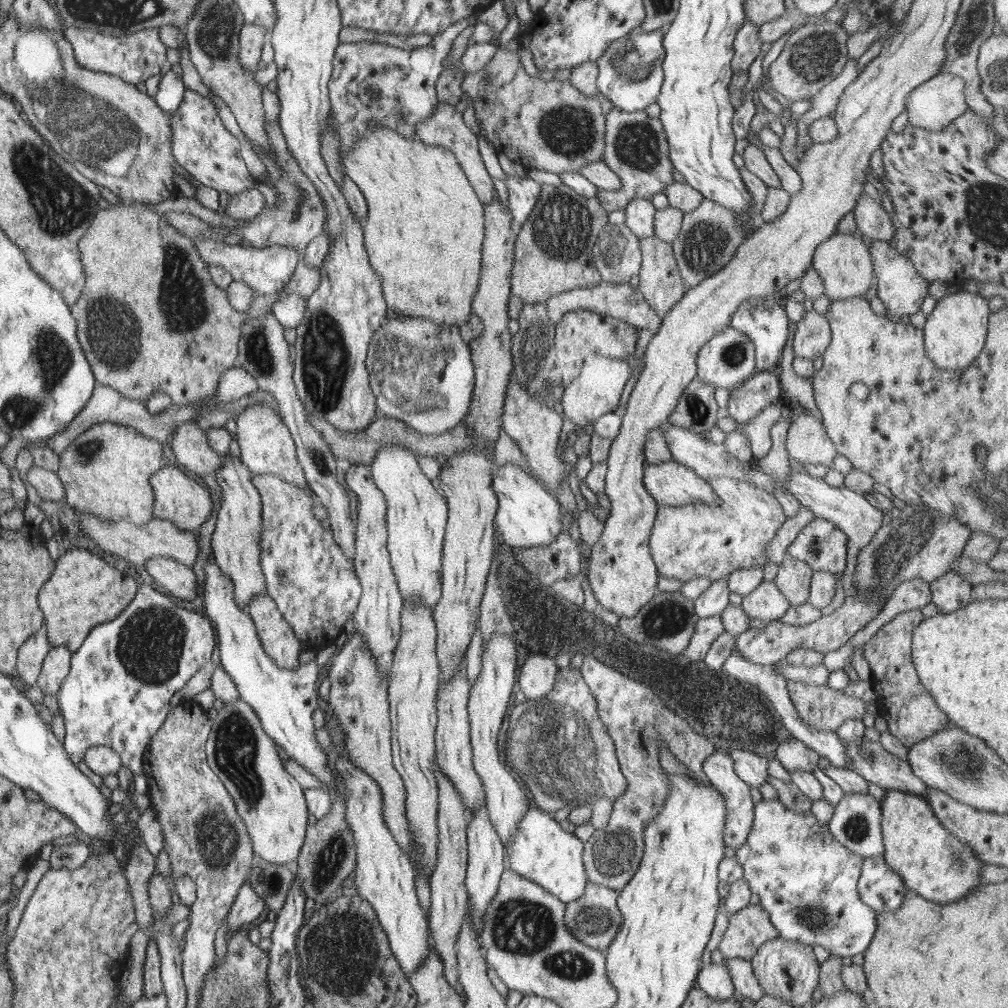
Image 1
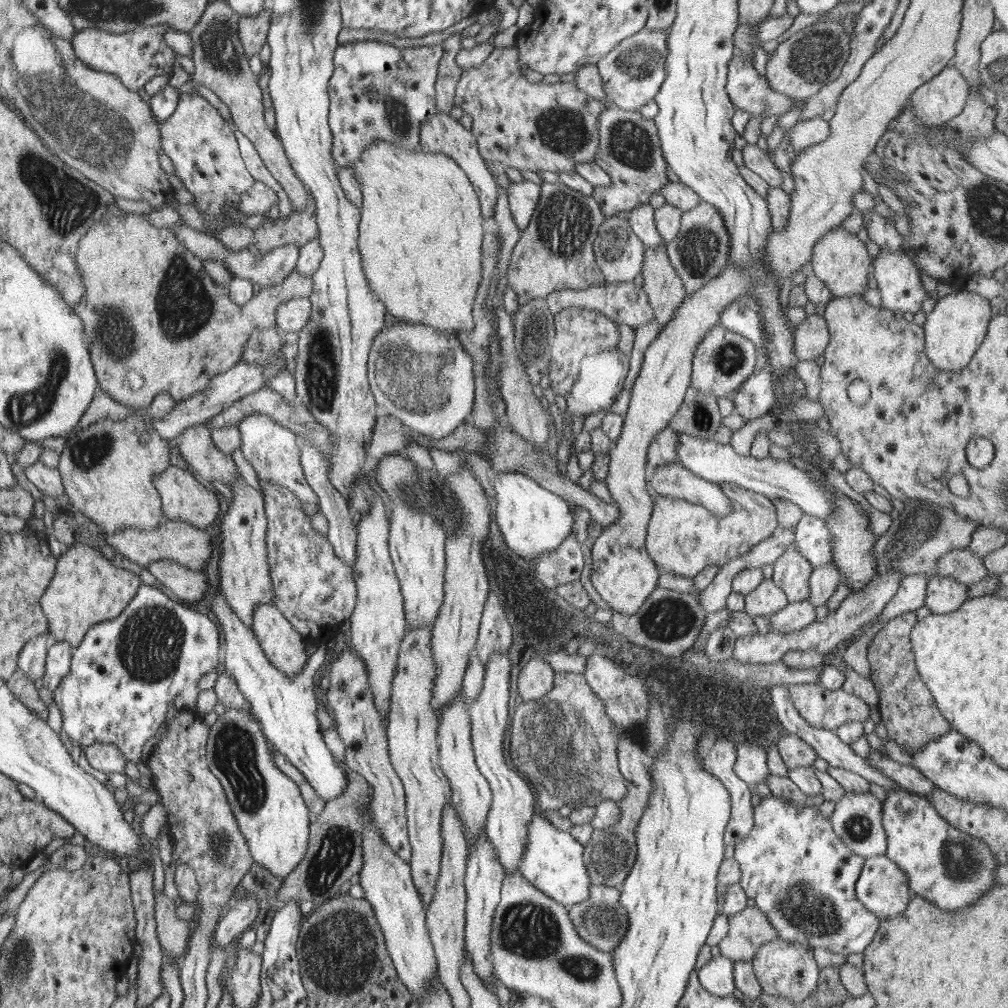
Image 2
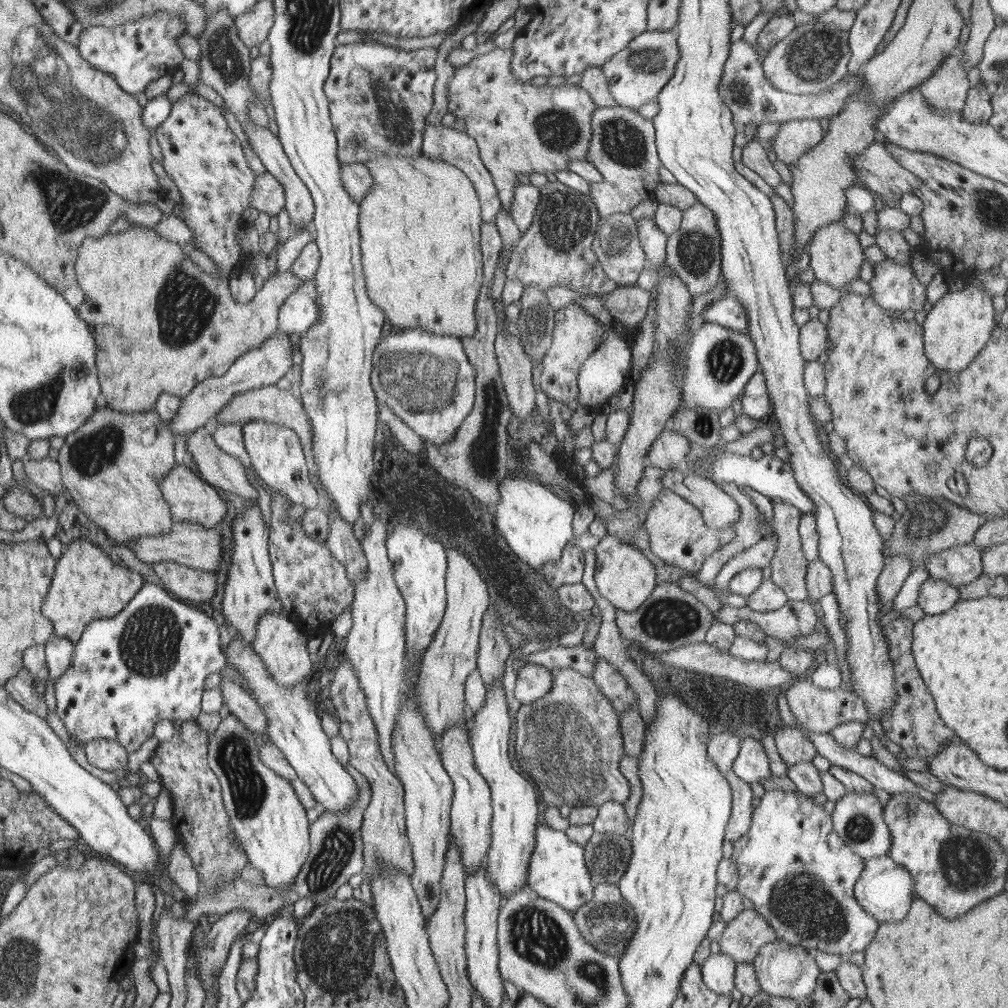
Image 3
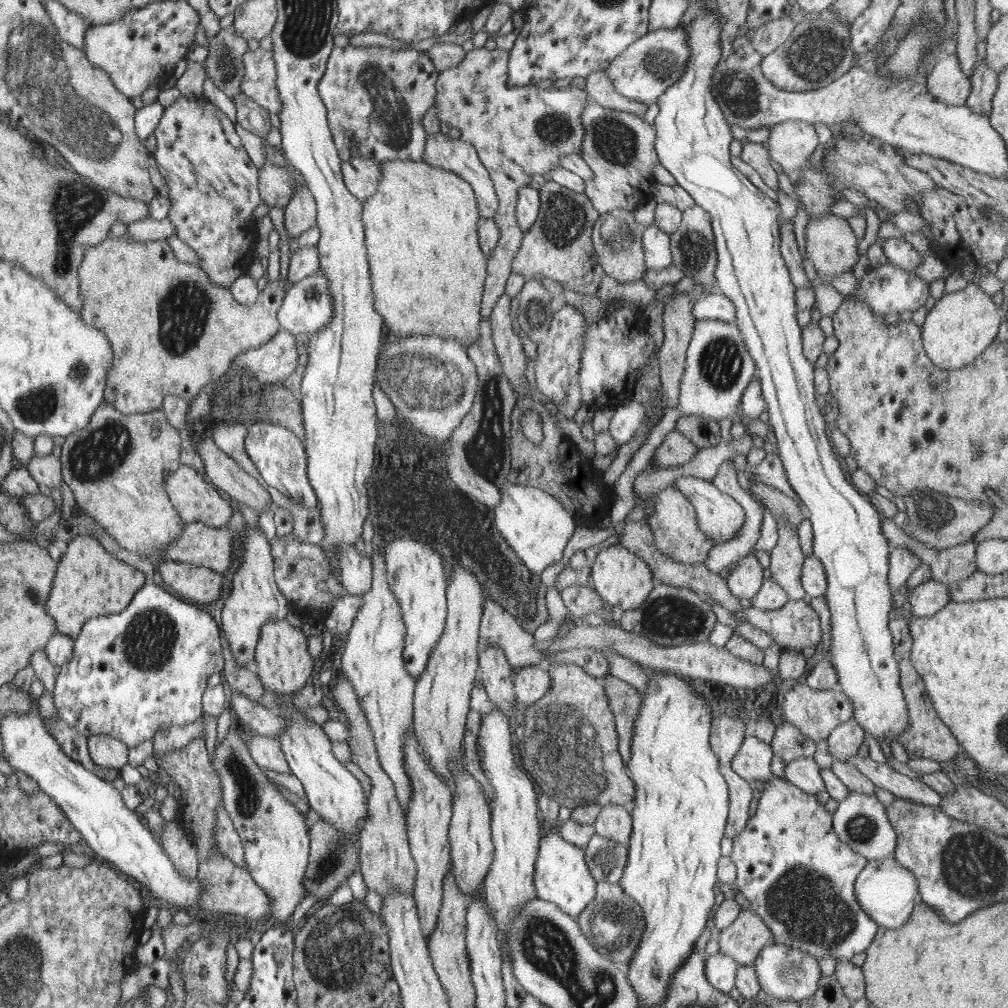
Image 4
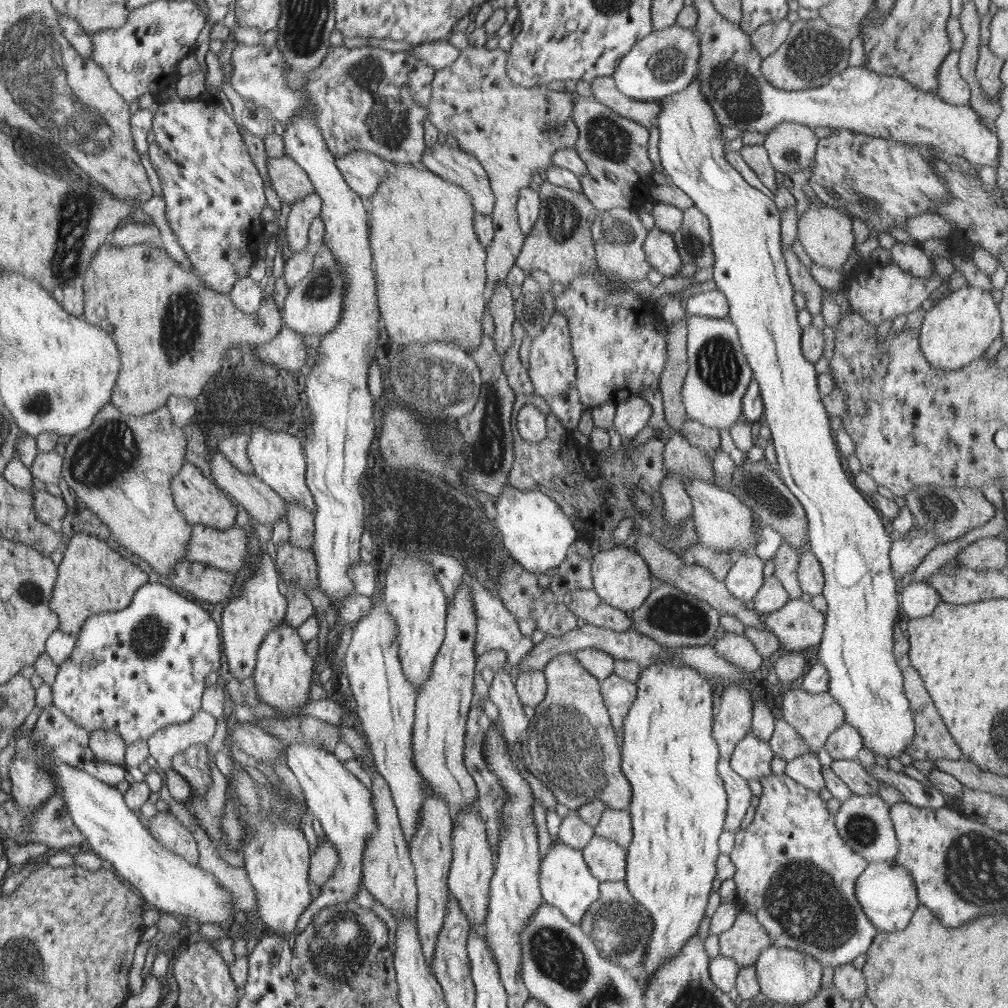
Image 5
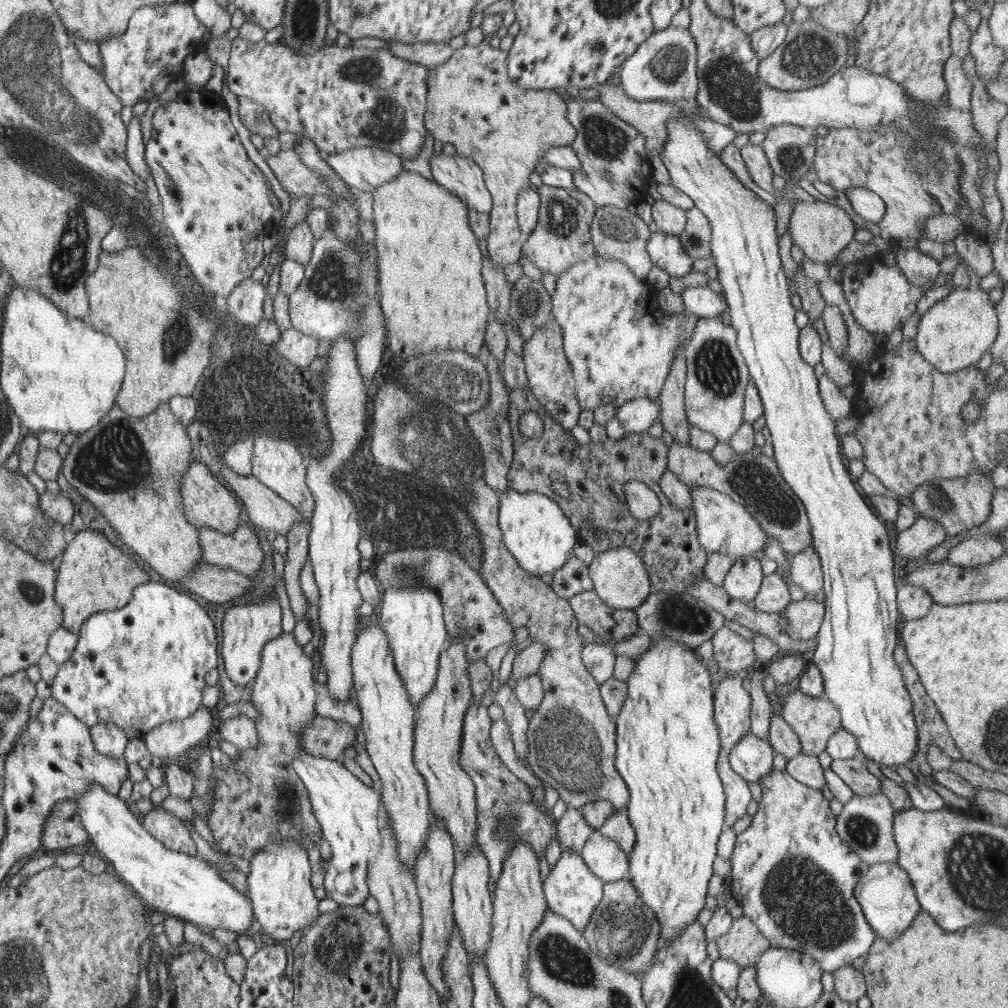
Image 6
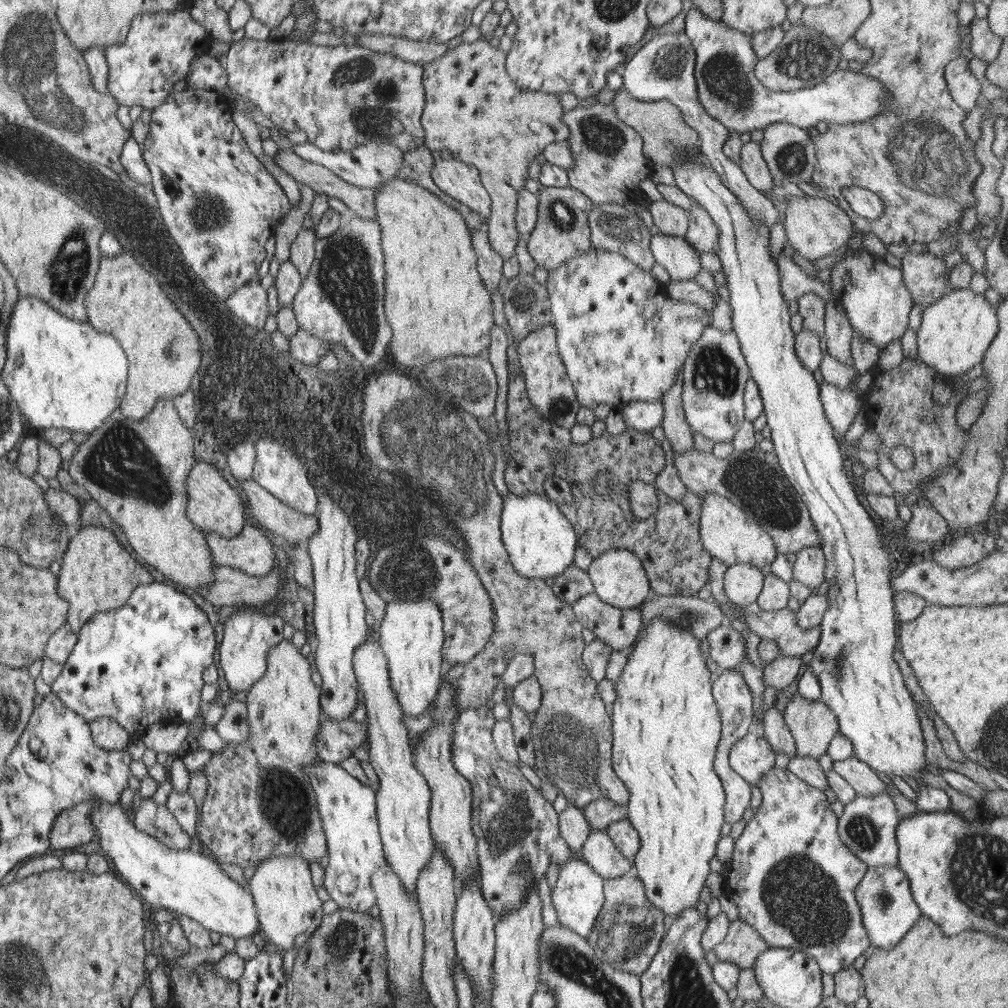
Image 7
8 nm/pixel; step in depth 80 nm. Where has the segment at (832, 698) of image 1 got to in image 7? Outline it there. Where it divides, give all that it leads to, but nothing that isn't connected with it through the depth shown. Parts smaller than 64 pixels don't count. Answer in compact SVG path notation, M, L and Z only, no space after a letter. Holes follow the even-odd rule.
M799 694L791 697L782 717L794 738L797 756L817 760L838 732L837 718L824 702L808 701Z

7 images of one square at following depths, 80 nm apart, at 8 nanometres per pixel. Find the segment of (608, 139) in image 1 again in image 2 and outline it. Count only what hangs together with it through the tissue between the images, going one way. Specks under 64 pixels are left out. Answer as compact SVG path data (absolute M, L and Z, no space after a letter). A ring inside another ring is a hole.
M615 105L606 106L599 113L596 133L599 147L595 151L593 163L610 176L611 184L609 186L594 187L591 195L606 219L617 212L628 213L632 208L639 206L639 203L647 203L651 194L659 192L662 186L669 183L665 175L666 162L662 157L661 150L659 150L656 126L652 120L641 116L638 110L627 111Z

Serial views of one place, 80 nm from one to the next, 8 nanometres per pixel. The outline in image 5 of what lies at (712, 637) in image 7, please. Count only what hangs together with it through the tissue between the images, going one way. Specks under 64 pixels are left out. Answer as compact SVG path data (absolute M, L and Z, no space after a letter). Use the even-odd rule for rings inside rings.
M723 632L716 638L713 648L719 656L722 656L722 659L747 672L759 668L761 662L764 662L762 656L743 634Z

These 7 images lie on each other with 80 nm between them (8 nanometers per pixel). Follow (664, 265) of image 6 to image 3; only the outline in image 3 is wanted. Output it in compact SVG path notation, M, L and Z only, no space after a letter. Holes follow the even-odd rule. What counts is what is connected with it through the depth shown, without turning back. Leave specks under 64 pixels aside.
M641 218L636 221L636 230L647 267L659 268L665 260L666 236L653 222L652 218Z

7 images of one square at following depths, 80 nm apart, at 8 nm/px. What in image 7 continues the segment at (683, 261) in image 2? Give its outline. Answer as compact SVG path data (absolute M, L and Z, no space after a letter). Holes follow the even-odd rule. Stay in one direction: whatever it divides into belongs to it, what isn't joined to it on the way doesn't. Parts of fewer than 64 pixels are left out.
M694 206L688 211L688 225L683 237L700 255L711 251L717 244L718 229L708 212L699 206Z

